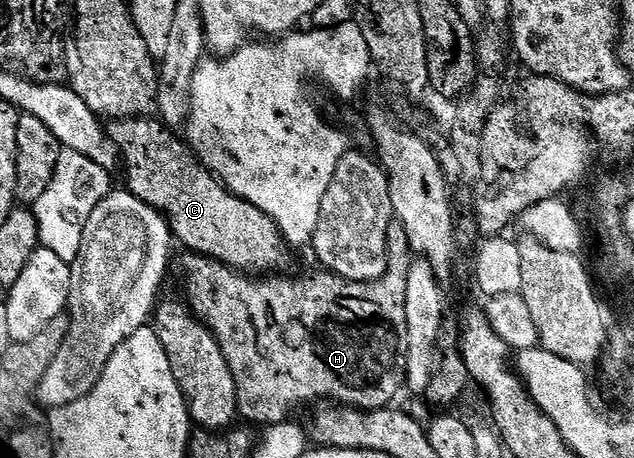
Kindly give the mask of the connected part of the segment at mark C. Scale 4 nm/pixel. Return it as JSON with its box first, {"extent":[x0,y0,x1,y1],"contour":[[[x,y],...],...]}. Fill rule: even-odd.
{"extent":[106,117,290,273],"contour":[[[131,117],[109,122],[106,135],[116,144],[122,163],[128,166],[127,190],[142,202],[159,209],[163,218],[168,220],[173,236],[179,242],[181,239],[189,252],[216,259],[241,273],[284,273],[289,270],[290,247],[275,221],[265,211],[258,209],[258,205],[232,192],[215,171],[204,165],[191,146],[176,136],[179,134],[173,128],[164,126],[156,117]]]}

